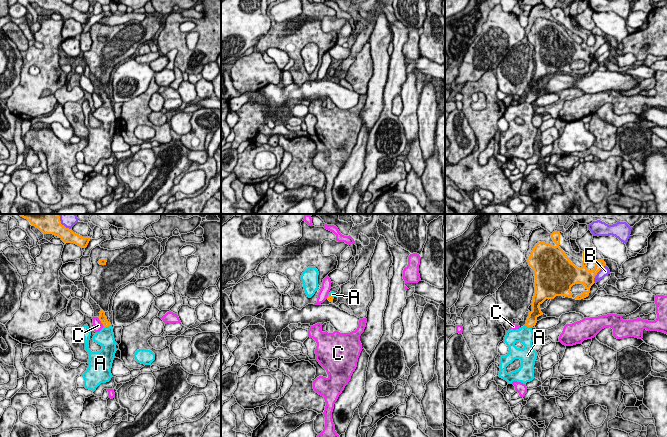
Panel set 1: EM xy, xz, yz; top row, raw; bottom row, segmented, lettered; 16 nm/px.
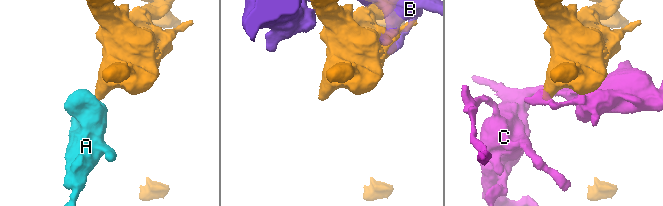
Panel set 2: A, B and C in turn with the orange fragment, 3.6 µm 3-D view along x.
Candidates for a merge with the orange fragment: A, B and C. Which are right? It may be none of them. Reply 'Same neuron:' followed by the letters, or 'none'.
Same neuron: A

